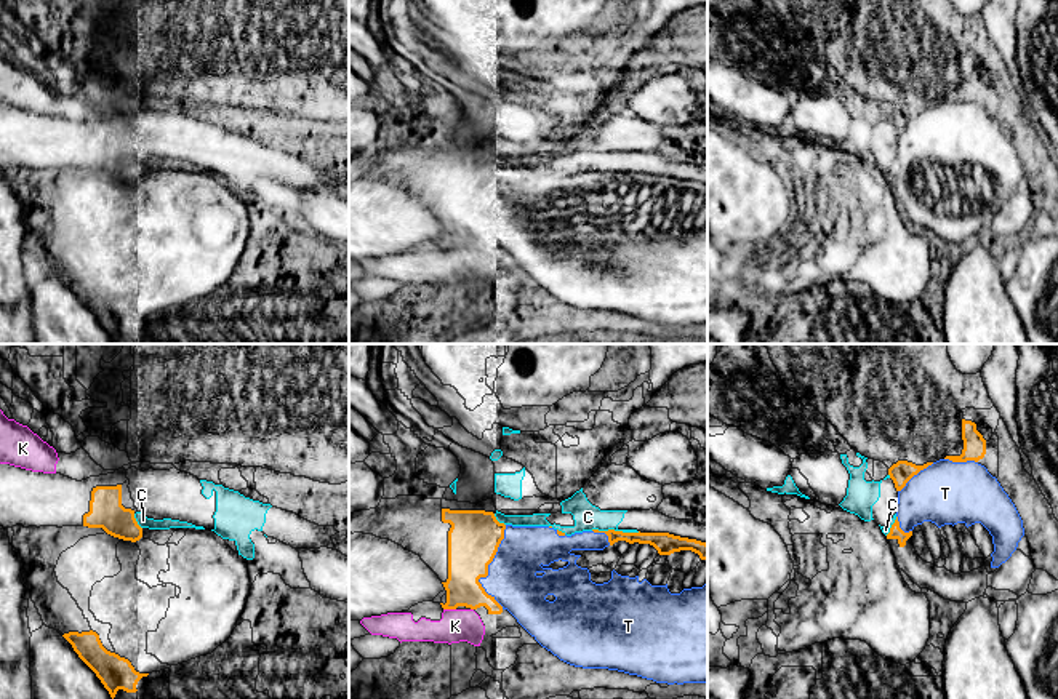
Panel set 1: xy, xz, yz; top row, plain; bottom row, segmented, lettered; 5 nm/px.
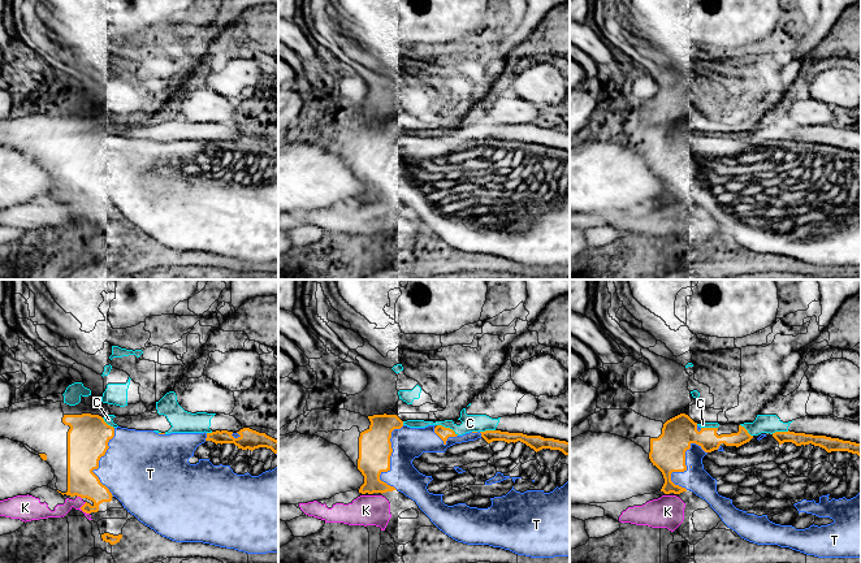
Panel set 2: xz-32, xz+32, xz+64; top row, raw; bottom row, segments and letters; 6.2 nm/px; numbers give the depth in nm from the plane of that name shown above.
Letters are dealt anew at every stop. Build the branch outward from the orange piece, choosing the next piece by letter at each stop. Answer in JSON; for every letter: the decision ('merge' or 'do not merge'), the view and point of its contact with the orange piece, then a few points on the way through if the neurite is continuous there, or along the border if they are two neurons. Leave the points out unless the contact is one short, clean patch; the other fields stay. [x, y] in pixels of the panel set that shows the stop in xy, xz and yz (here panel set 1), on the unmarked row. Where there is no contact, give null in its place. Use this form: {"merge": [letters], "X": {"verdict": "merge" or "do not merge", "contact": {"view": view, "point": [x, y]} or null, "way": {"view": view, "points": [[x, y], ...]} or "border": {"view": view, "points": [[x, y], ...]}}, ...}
{"merge": ["T"], "C": {"verdict": "do not merge", "contact": {"view": "xz", "point": [613, 171]}}, "K": {"verdict": "do not merge", "contact": {"view": "xz", "point": [450, 250]}, "border": {"view": "xz", "points": [[444, 250], [455, 251]]}}, "T": {"verdict": "merge", "contact": {"view": "xz", "point": [487, 210]}}}

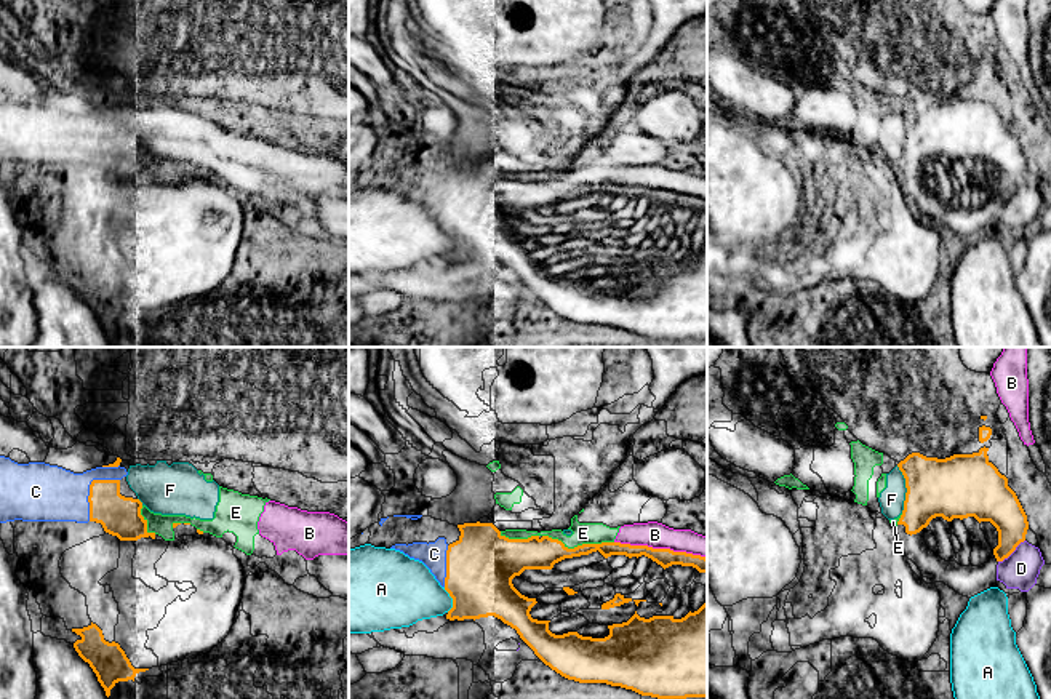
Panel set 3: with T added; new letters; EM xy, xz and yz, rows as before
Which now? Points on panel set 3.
{"merge": ["C"], "A": {"verdict": "do not merge", "contact": {"view": "xz", "point": [453, 242]}}, "B": {"verdict": "do not merge", "contact": {"view": "xz", "point": [661, 191]}}, "C": {"verdict": "merge", "contact": {"view": "xy", "point": [90, 130]}}, "D": {"verdict": "do not merge", "contact": {"view": "yz", "point": [1011, 194]}}, "E": {"verdict": "do not merge", "contact": {"view": "xz", "point": [578, 187]}}, "F": {"verdict": "do not merge", "contact": {"view": "yz", "point": [907, 131]}}}

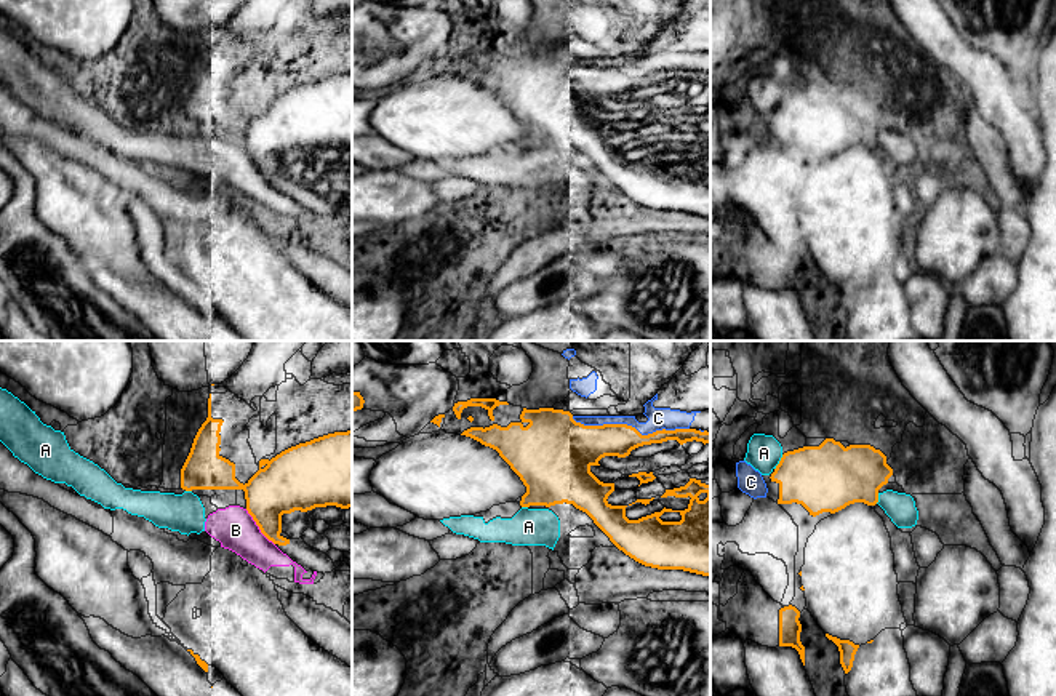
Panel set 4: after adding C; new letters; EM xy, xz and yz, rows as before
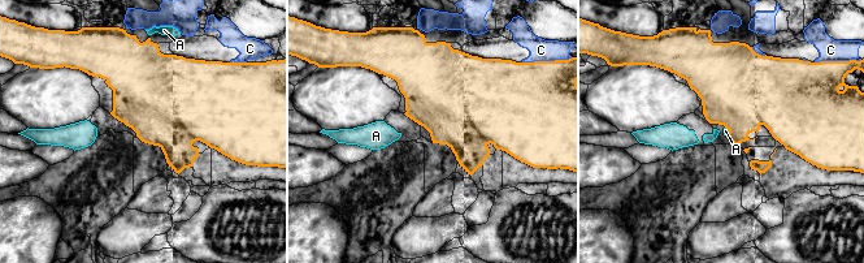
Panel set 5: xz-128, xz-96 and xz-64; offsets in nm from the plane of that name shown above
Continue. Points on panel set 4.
{"merge": [], "A": {"verdict": "do not merge", "contact": {"view": "yz", "point": [780, 104]}}, "B": {"verdict": "do not merge", "contact": {"view": "xy", "point": [258, 167]}}, "C": {"verdict": "do not merge", "contact": {"view": "xz", "point": [631, 68]}}}

